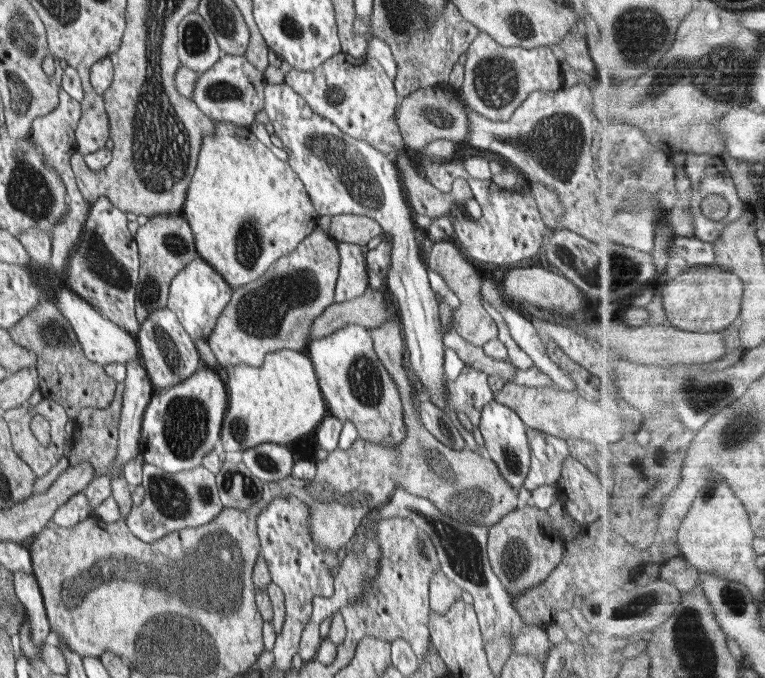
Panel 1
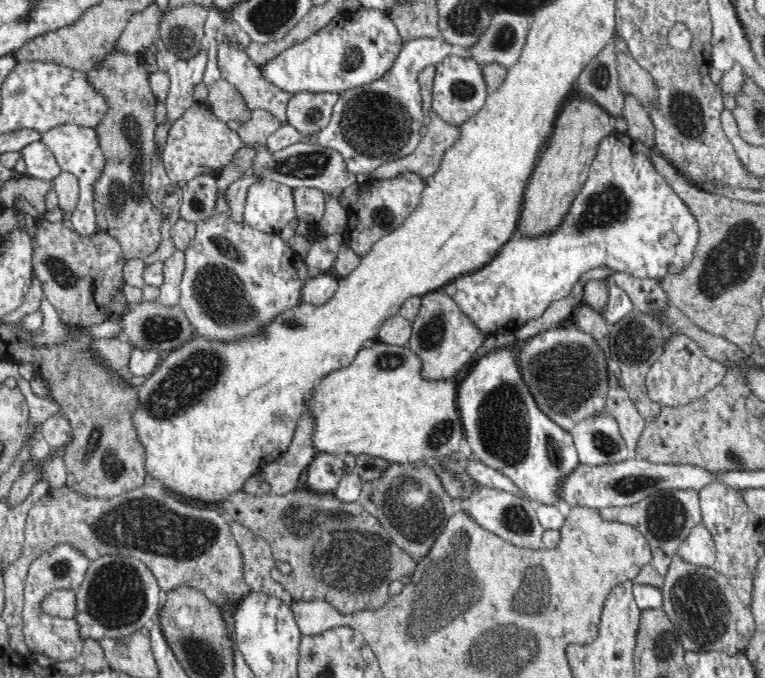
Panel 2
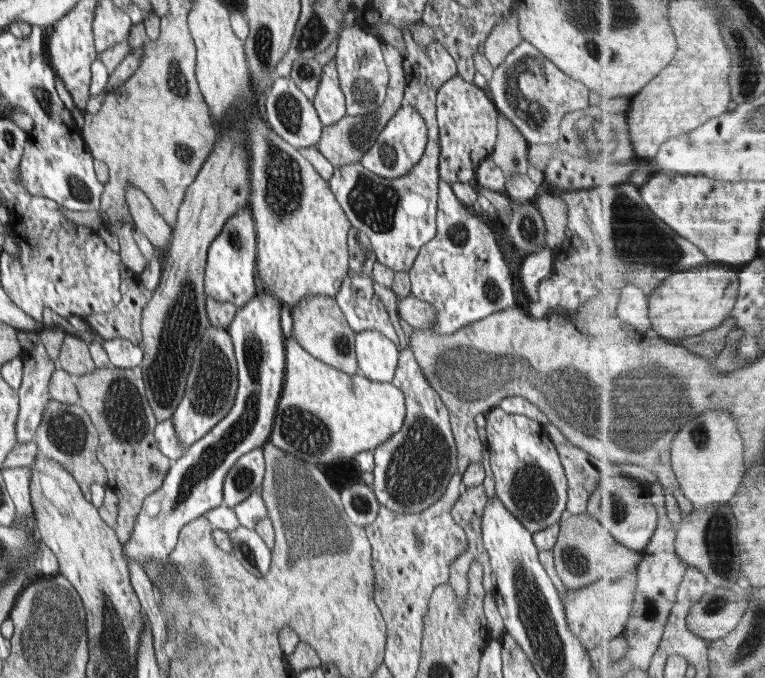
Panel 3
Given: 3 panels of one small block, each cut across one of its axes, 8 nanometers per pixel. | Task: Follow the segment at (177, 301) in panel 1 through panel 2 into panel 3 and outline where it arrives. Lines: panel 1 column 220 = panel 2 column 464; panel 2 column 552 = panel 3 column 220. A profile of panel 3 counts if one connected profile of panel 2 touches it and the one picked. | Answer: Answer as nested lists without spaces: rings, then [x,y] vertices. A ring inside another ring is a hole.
[[[246,206],[226,220],[223,229],[209,246],[205,264],[205,294],[212,296],[212,298],[216,299],[218,302],[231,302],[238,309],[244,306],[249,300],[252,300],[259,291],[256,270],[256,245],[257,236],[254,217],[251,213],[251,208]]]

